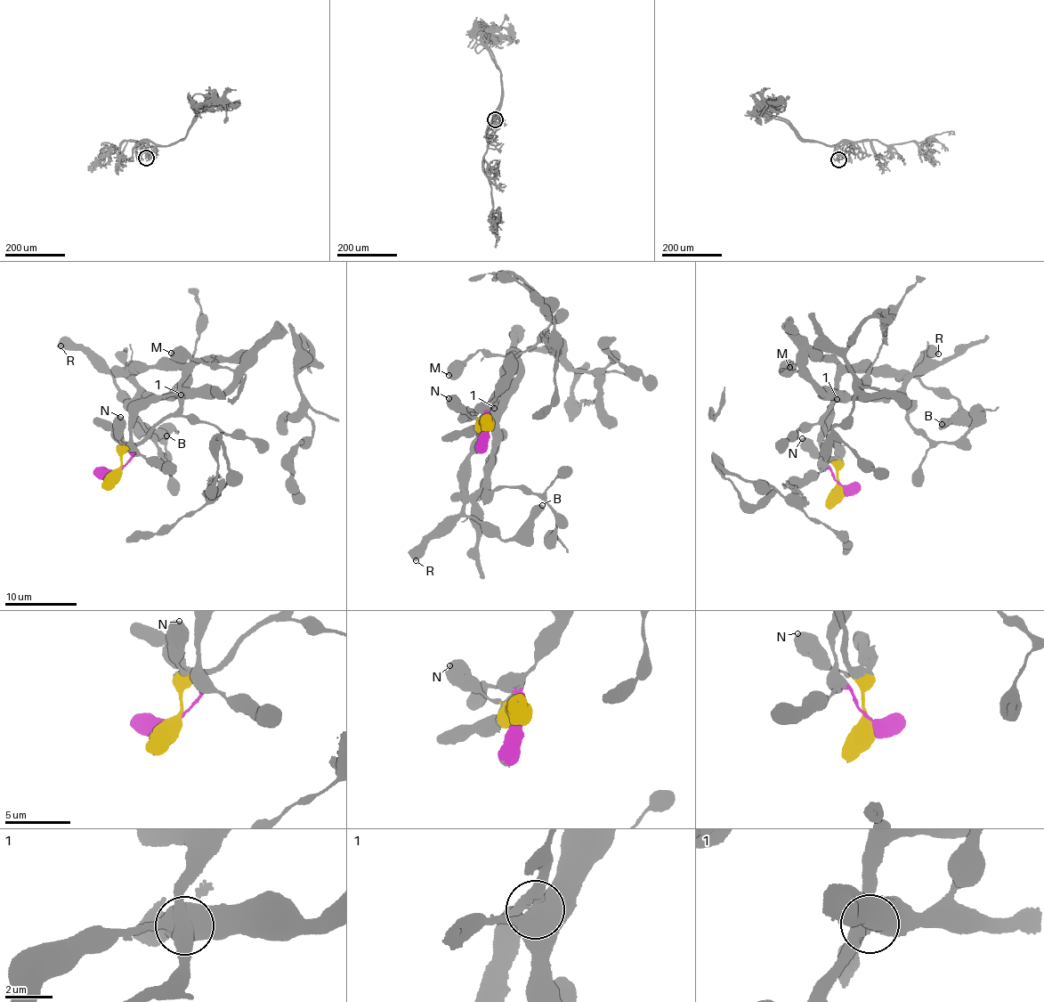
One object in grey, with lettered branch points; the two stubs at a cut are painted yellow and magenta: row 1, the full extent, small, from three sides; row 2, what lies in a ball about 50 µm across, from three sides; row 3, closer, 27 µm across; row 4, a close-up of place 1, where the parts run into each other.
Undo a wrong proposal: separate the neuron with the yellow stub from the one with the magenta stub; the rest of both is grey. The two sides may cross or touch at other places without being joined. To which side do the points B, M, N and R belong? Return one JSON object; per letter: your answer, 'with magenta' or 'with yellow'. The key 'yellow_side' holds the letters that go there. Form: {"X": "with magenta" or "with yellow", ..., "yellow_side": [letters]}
{"B": "with yellow", "M": "with magenta", "N": "with yellow", "R": "with yellow", "yellow_side": ["B", "N", "R"]}

